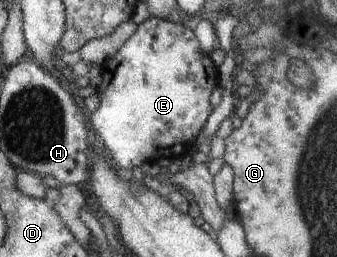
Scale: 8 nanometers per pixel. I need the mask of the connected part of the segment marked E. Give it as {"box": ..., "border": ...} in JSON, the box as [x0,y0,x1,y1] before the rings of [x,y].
{"box":[88,16,220,168],"border":[[[150,16],[137,26],[134,34],[123,43],[122,47],[112,58],[106,59],[104,64],[101,64],[101,74],[103,80],[97,87],[97,94],[100,97],[100,108],[92,113],[88,125],[94,128],[96,134],[102,139],[105,148],[108,149],[107,159],[109,161],[112,160],[114,164],[116,163],[118,166],[122,166],[122,168],[134,168],[134,166],[141,166],[143,162],[156,162],[162,158],[173,159],[177,162],[185,160],[187,152],[195,145],[200,129],[205,125],[209,114],[214,109],[210,106],[210,94],[220,85],[218,70],[210,57],[202,51],[200,43],[196,35],[194,35],[194,31],[191,31],[188,27],[184,27],[182,23],[175,23],[168,19]]]}

